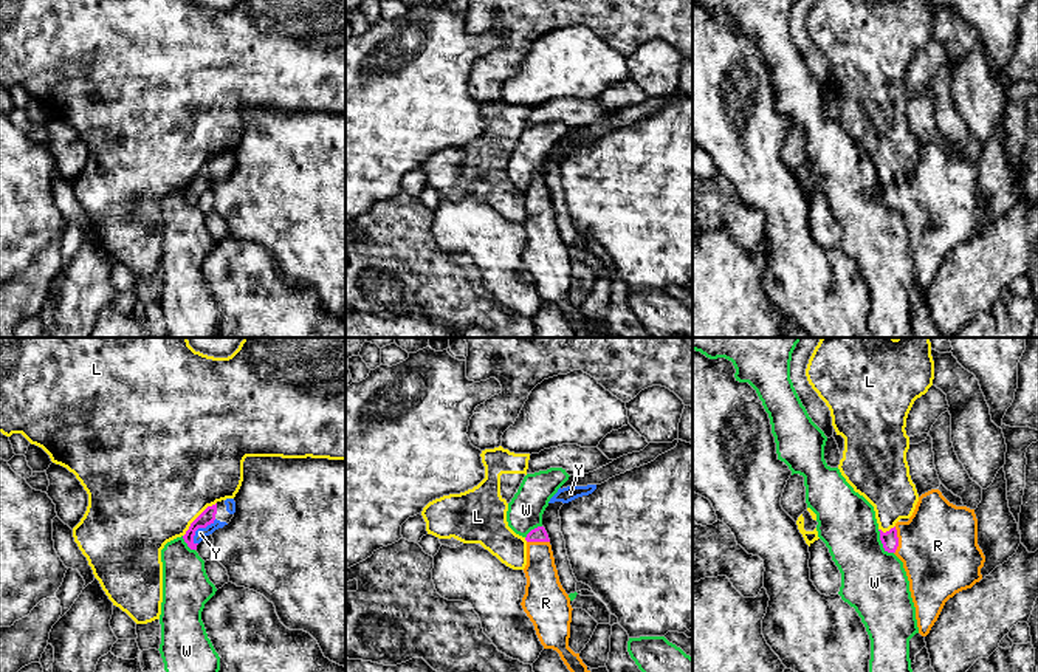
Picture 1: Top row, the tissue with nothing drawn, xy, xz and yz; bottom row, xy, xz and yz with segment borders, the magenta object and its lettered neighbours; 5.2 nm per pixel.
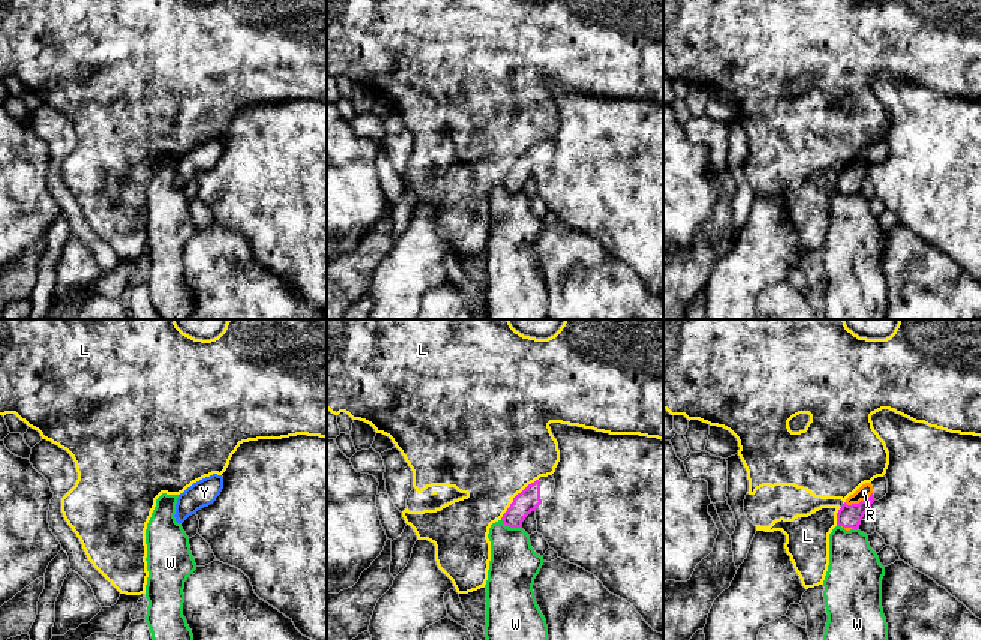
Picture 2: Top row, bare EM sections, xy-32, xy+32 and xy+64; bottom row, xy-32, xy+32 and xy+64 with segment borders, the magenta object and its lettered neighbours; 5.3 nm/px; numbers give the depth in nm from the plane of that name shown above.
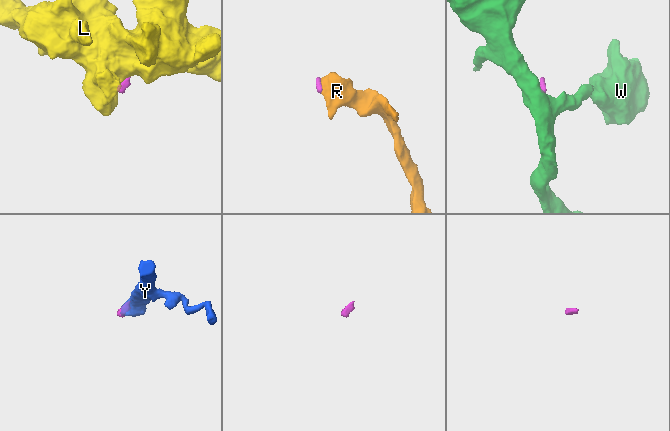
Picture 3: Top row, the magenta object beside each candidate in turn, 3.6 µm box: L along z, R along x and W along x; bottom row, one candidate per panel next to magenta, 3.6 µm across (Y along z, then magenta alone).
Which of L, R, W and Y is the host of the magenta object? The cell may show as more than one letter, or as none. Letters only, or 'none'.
R, Y

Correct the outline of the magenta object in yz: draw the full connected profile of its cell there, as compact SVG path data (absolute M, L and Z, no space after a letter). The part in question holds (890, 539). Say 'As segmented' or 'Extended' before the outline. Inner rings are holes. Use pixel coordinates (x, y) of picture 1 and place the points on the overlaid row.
Extended. M931 489L919 497L908 522L897 522L886 533L878 531L885 551L894 553L903 562L916 607L919 633L926 636L945 602L982 579L981 568L984 567L985 556L978 545L974 509L956 506L939 489Z

